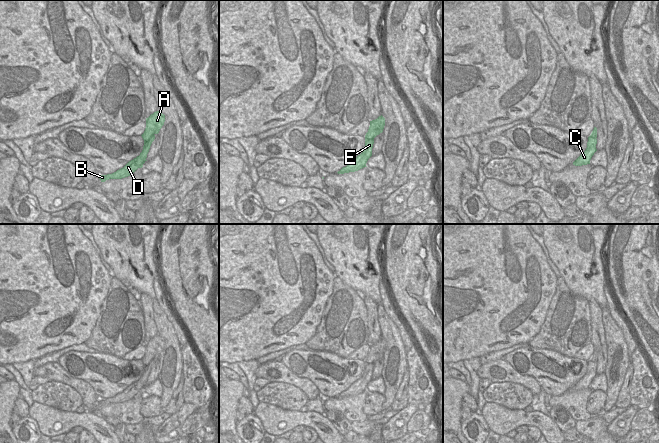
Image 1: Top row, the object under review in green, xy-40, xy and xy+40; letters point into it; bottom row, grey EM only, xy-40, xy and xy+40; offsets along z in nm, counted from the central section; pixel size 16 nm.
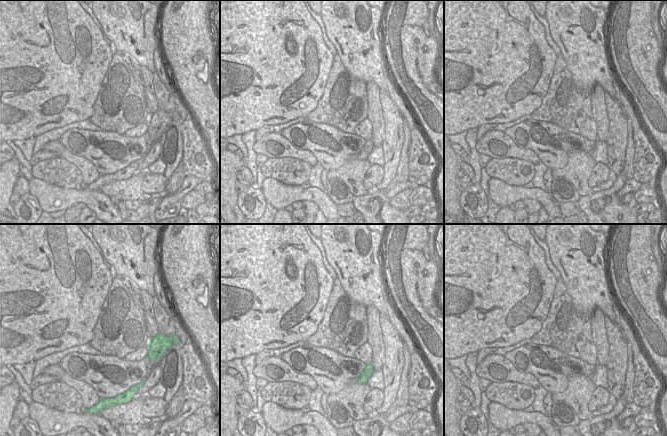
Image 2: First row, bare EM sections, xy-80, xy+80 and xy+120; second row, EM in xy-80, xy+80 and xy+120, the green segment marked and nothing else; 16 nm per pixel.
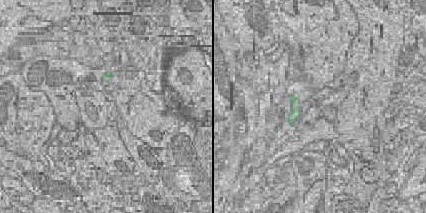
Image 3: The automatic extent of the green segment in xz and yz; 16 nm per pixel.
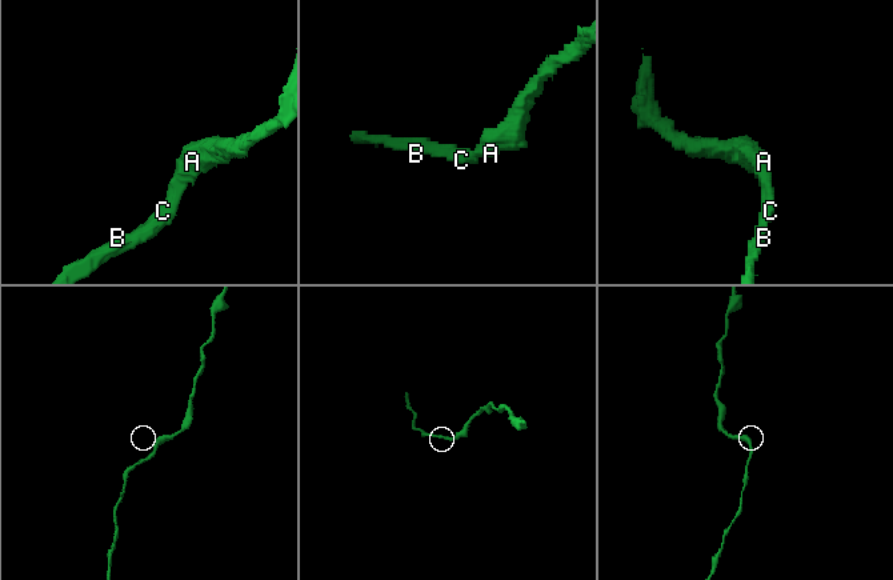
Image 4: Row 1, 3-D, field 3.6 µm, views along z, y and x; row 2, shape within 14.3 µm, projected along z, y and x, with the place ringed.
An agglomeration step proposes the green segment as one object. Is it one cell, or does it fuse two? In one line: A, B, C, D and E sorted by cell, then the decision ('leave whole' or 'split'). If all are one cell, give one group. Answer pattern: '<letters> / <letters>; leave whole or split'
A B C D E; leave whole

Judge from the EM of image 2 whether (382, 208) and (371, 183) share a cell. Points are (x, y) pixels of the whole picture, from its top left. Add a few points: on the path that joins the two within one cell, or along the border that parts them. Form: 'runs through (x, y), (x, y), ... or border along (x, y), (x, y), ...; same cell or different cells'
border along (375, 189), (369, 192); different cells

